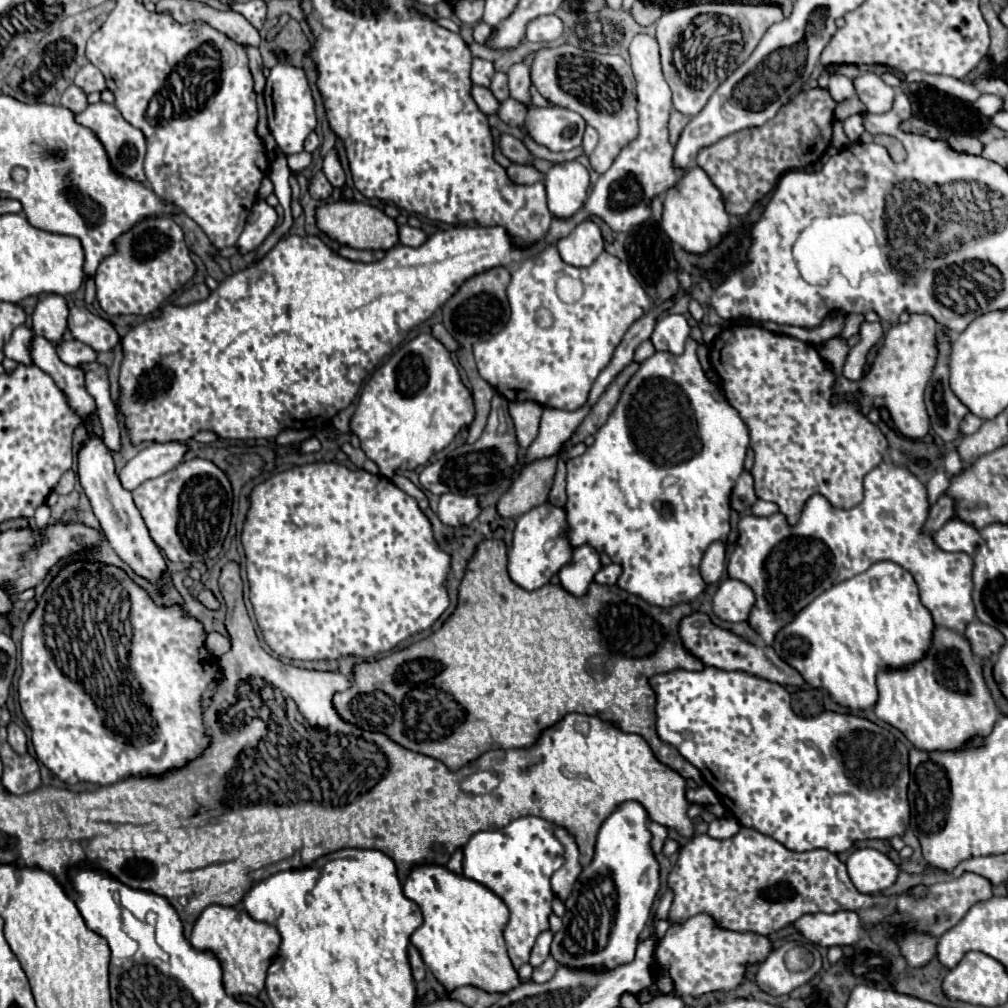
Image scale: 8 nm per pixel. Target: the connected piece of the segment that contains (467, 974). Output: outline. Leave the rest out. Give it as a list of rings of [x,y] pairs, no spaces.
[[[422,866],[422,870],[414,870],[414,874],[410,874],[406,880],[404,894],[406,898],[414,900],[424,914],[424,924],[412,934],[410,942],[420,950],[424,964],[446,990],[454,990],[458,986],[476,986],[488,994],[508,994],[520,986],[518,972],[506,954],[506,944],[502,938],[502,930],[508,922],[508,908],[492,890],[474,880],[458,876],[444,866]]]

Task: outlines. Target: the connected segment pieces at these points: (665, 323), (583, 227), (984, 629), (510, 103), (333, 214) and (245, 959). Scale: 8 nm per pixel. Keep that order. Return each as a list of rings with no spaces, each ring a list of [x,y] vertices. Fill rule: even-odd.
[[[668,314],[656,322],[650,340],[656,350],[682,354],[688,334],[690,334],[690,326],[686,318],[680,314]]]
[[[592,220],[580,222],[568,236],[556,242],[562,260],[570,266],[590,266],[604,250],[600,228]]]
[[[980,620],[972,622],[966,632],[964,632],[966,640],[970,642],[972,646],[972,652],[980,658],[992,658],[994,654],[998,654],[1000,646],[1006,642],[1006,638],[994,628],[994,626],[988,626]]]
[[[508,98],[506,102],[500,104],[498,118],[504,120],[506,124],[520,128],[524,124],[524,116],[526,116],[526,110],[524,110],[524,104],[522,102],[518,102],[514,98]]]
[[[330,202],[316,210],[318,228],[326,232],[330,238],[338,240],[340,244],[358,248],[358,250],[390,250],[396,246],[398,240],[398,226],[396,220],[386,216],[382,210],[362,202]]]
[[[208,906],[194,924],[190,944],[200,952],[210,952],[218,958],[224,972],[224,988],[230,996],[258,996],[264,990],[268,968],[280,950],[280,932],[266,924],[250,918],[248,912],[230,906]]]

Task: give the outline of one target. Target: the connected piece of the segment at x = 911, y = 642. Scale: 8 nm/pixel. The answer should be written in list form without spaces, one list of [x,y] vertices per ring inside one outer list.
[[[882,560],[872,564],[866,572],[834,584],[830,590],[814,598],[814,602],[810,602],[810,606],[806,606],[806,610],[786,626],[786,630],[778,632],[774,650],[784,662],[796,668],[810,686],[828,692],[836,704],[850,710],[866,710],[878,702],[876,674],[882,668],[900,670],[920,662],[930,650],[934,628],[932,614],[922,606],[912,574],[896,562]]]

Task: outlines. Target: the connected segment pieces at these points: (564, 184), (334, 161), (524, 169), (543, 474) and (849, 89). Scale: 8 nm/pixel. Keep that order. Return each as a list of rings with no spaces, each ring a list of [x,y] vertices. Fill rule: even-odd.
[[[576,162],[554,164],[546,174],[546,194],[548,194],[548,210],[554,218],[568,220],[572,218],[586,202],[590,175],[588,170]]]
[[[330,150],[330,152],[326,154],[326,158],[324,158],[324,174],[326,174],[328,182],[330,182],[334,188],[342,188],[342,186],[344,186],[346,176],[344,176],[344,170],[342,170],[342,166],[340,166],[338,156],[336,156],[334,150]]]
[[[512,164],[508,168],[508,176],[516,184],[536,184],[536,182],[544,180],[544,174],[538,172],[534,166],[528,166],[528,164]]]
[[[560,452],[528,464],[514,480],[510,490],[498,502],[498,514],[504,518],[518,518],[524,512],[548,500]]]
[[[828,66],[830,70],[832,70],[832,76],[830,76],[830,84],[828,84],[828,90],[830,90],[830,94],[832,94],[832,98],[836,100],[836,102],[842,102],[844,98],[850,98],[850,96],[854,96],[856,94],[856,90],[854,90],[854,84],[852,84],[852,80],[850,78],[846,78],[846,76],[842,76],[842,74],[838,74],[836,70],[838,70],[838,66]]]

